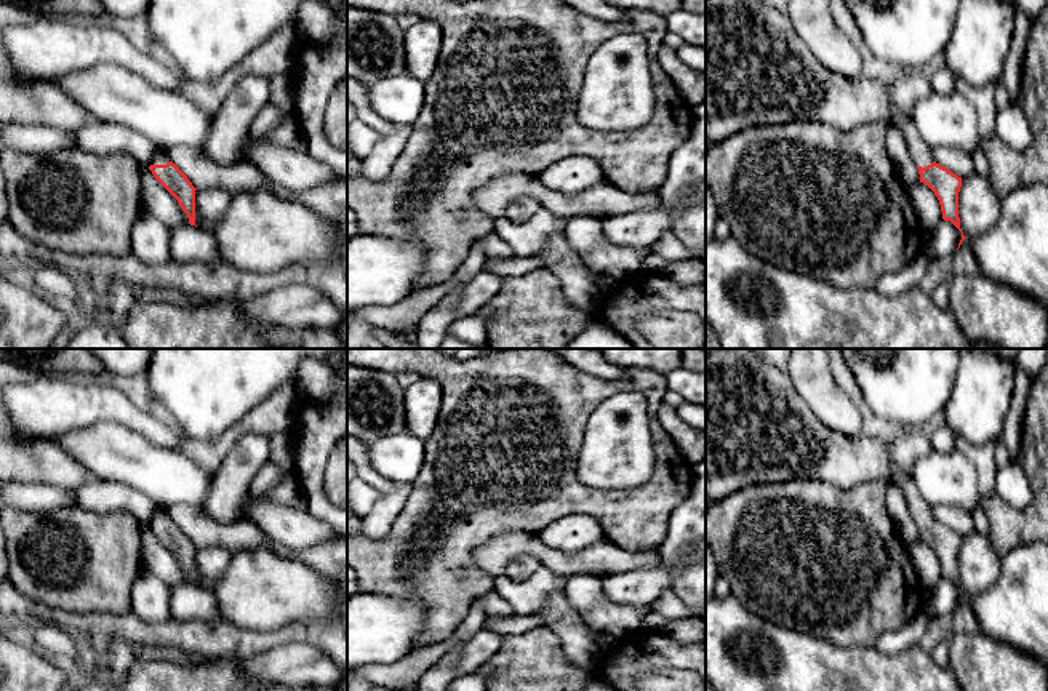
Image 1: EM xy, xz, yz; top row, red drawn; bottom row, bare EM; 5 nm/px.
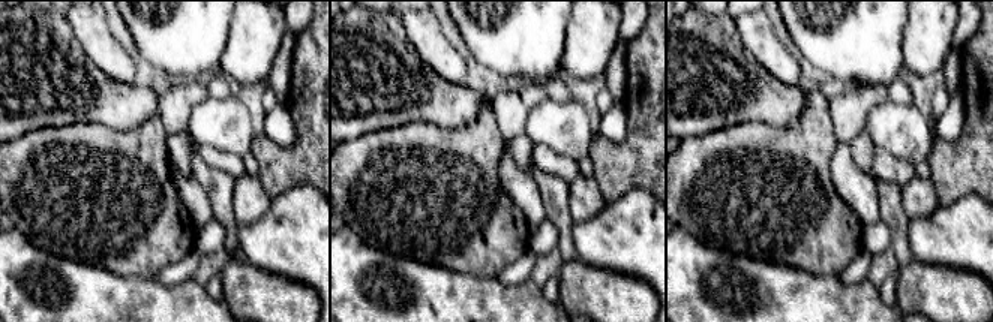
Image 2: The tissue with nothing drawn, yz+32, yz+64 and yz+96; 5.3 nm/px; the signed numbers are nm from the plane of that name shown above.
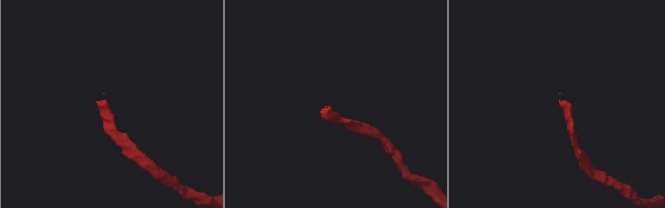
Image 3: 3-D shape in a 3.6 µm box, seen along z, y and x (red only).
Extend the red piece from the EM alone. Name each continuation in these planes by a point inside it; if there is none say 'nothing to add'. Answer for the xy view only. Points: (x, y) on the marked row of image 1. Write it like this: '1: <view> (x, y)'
1: xy (160, 157)

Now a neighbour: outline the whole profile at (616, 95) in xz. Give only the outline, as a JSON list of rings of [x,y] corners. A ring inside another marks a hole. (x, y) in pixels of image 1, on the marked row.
[[[638,34],[610,38],[590,56],[578,99],[578,120],[600,131],[646,125],[656,110],[648,40]]]

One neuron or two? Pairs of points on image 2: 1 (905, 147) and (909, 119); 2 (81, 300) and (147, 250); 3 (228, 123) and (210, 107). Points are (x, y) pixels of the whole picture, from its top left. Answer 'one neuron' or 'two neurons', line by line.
1: one neuron
2: two neurons
3: one neuron

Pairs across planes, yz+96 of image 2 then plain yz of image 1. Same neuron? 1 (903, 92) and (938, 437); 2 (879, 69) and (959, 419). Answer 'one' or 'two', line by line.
1: one
2: two

